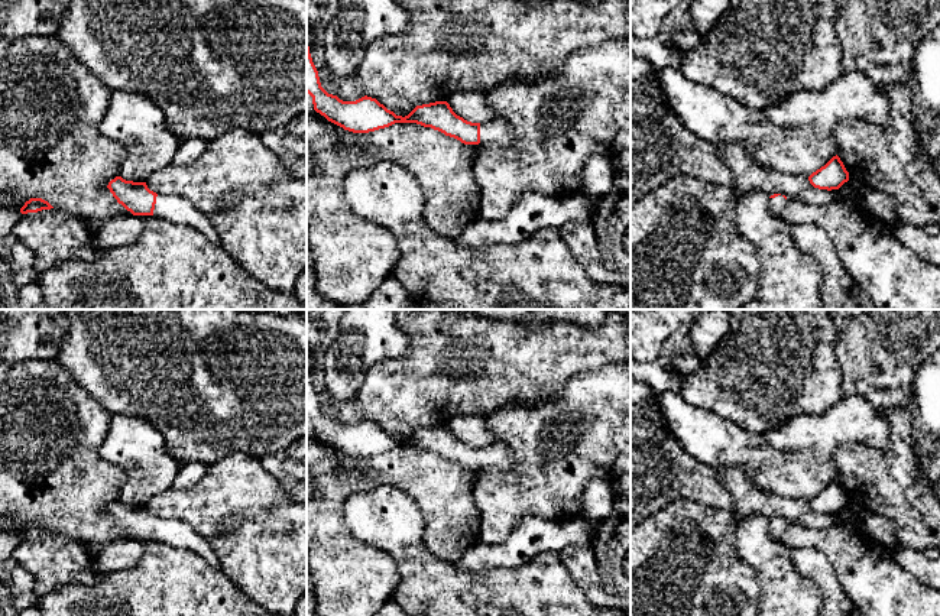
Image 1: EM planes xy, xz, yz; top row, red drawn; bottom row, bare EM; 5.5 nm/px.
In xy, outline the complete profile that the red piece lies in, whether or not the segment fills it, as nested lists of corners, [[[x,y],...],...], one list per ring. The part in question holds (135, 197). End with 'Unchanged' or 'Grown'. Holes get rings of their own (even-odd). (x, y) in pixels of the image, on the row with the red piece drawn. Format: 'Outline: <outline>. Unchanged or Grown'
Outline: [[[121,176],[111,179],[107,188],[133,215],[158,215],[171,223],[192,227],[215,246],[223,247],[211,221],[191,201],[156,194],[148,188],[146,182],[126,181]]]. Grown

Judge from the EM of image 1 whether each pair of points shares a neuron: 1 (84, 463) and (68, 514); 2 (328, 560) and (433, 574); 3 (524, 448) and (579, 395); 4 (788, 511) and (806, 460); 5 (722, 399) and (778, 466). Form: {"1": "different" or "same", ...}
{"1": "same", "2": "different", "3": "same", "4": "different", "5": "different"}

